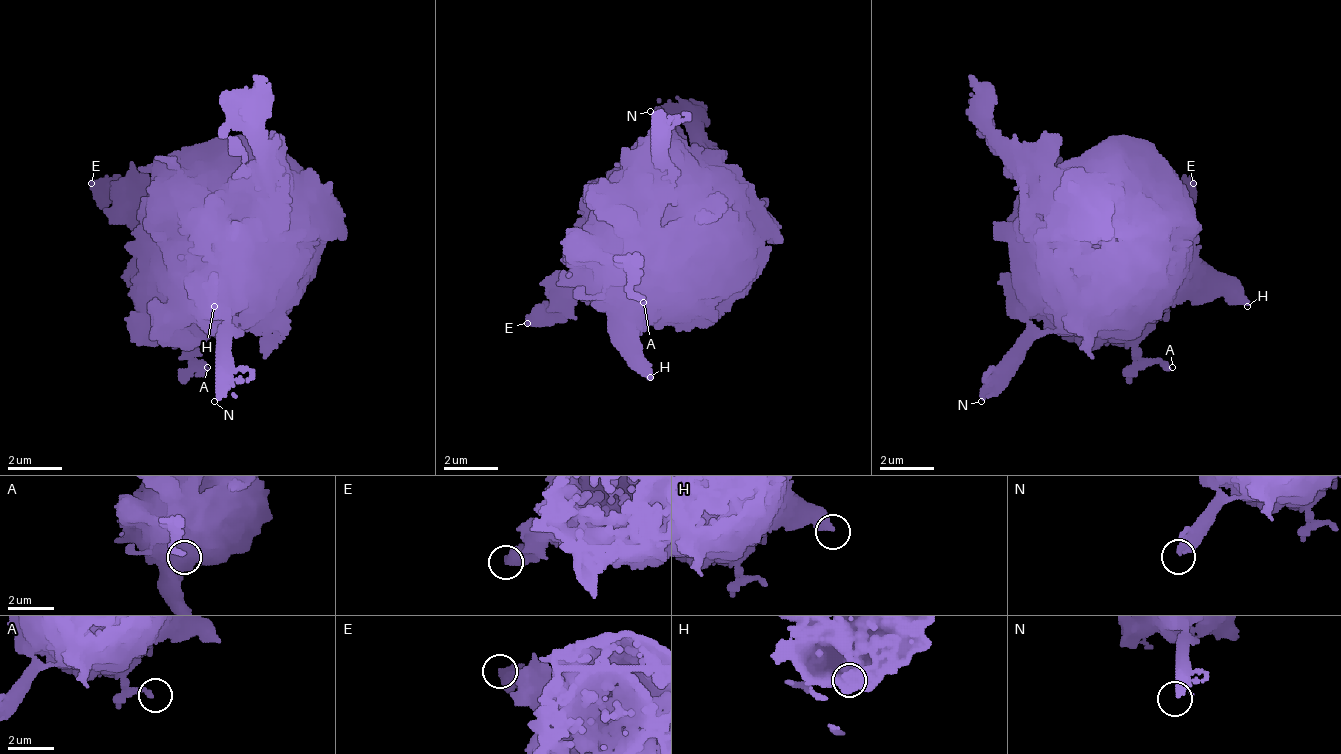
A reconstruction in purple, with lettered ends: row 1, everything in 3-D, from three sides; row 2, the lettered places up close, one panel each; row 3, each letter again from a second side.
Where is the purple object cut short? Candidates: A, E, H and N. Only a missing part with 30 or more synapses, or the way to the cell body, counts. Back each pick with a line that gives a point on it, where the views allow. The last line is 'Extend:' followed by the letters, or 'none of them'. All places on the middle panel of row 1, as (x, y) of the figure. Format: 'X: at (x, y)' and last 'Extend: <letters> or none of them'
N: at (650, 111)
Extend: N

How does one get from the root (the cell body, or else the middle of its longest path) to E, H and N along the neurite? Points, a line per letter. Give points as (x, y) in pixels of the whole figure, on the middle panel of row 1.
E: (650, 227), (650, 255), (636, 268), (589, 268), (575, 282), (568, 282), (527, 323)
H: (650, 227), (650, 323), (636, 336), (636, 364), (650, 377)
N: (650, 227), (650, 173), (657, 166), (657, 118), (650, 111)

